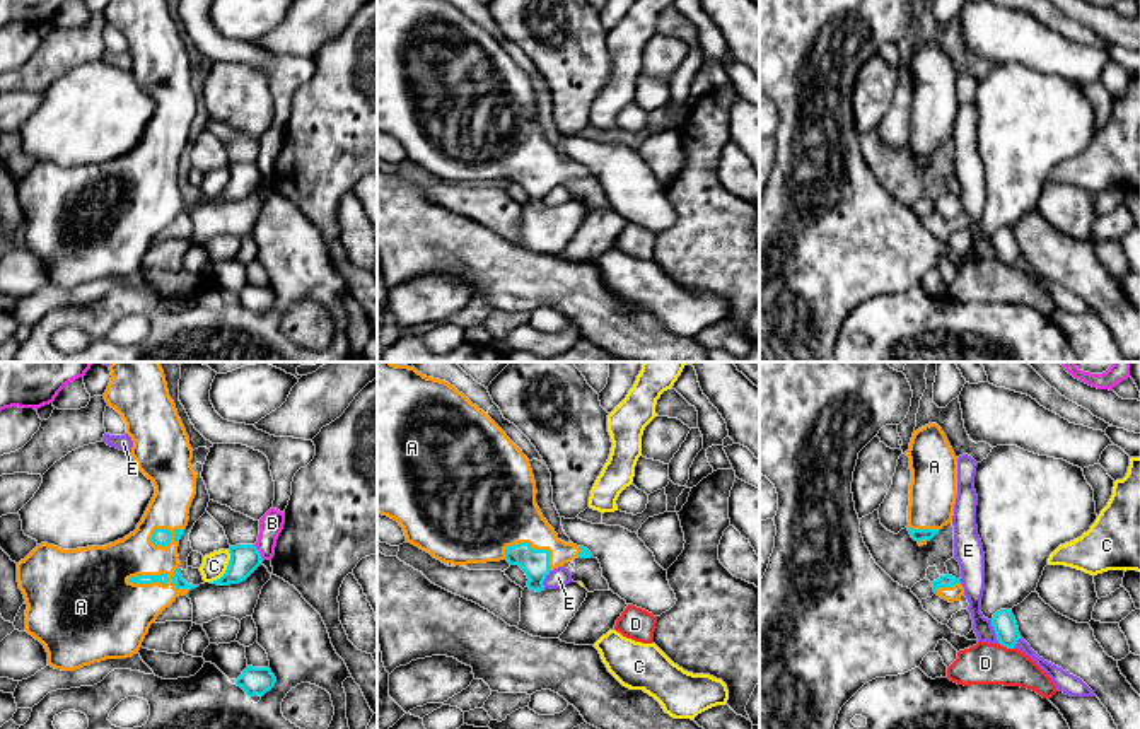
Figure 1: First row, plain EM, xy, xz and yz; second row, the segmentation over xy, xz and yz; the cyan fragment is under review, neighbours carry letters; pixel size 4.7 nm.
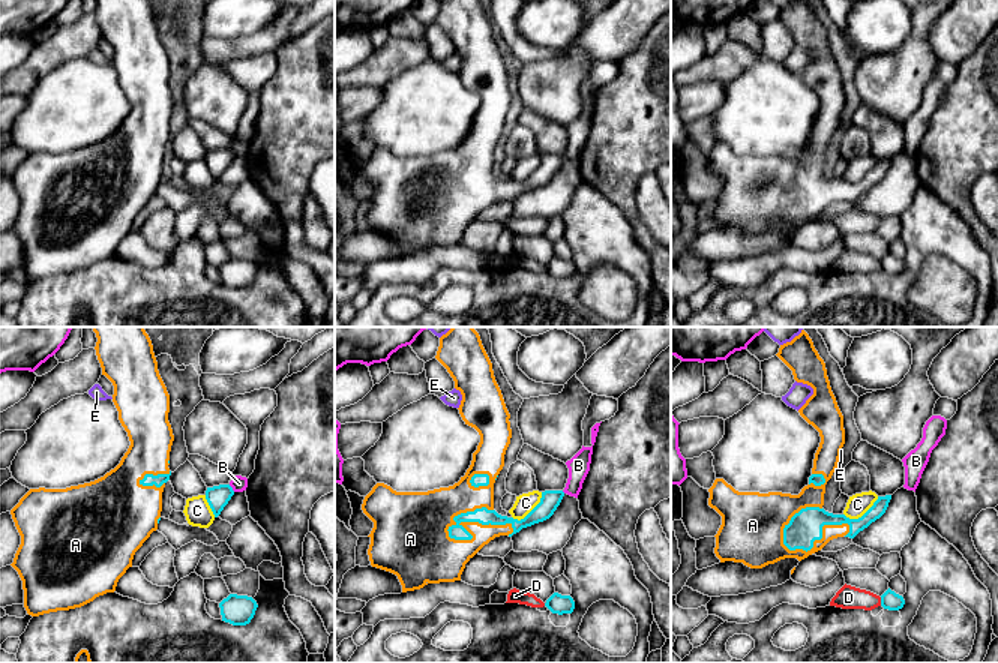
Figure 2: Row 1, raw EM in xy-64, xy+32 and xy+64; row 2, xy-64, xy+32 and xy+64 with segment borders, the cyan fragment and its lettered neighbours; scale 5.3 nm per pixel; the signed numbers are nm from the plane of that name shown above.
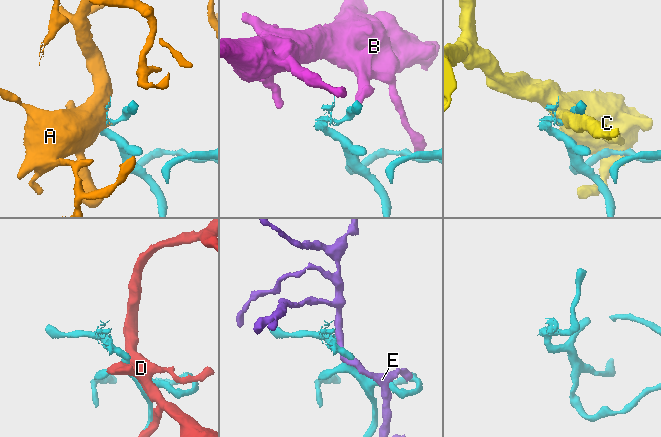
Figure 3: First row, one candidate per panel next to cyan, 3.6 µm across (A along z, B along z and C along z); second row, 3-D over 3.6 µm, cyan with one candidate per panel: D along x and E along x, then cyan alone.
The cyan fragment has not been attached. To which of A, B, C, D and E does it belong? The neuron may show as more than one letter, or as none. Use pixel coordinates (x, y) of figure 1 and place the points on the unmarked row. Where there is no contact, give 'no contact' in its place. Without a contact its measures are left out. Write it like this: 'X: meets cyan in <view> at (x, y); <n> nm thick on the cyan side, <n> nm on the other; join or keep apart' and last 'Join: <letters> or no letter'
A: meets cyan in xy at (147, 193); 50 nm thick on the cyan side, 360 nm on the other; join
B: meets cyan in xy at (258, 169); 140 nm thick on the cyan side, 110 nm on the other; keep apart
C: meets cyan in xy at (227, 186); 140 nm thick on the cyan side, 120 nm on the other; keep apart
D: meets cyan in yz at (1006, 263); 120 nm thick on the cyan side, 190 nm on the other; keep apart
E: meets cyan in yz at (995, 250); 120 nm thick on the cyan side, 100 nm on the other; keep apart
Join: A

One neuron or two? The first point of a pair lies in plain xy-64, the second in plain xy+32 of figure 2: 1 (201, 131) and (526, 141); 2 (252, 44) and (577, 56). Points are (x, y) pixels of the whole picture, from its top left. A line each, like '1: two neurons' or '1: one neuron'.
1: two neurons
2: two neurons

